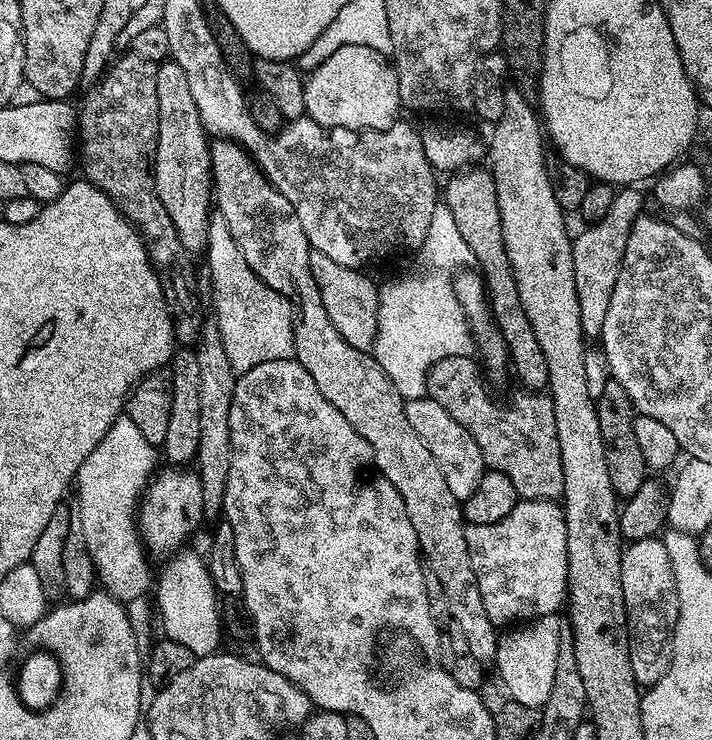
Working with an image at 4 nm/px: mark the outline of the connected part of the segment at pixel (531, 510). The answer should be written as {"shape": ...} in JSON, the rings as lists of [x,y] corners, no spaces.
{"shape":[[[520,500],[514,510],[502,518],[502,522],[468,524],[464,533],[466,546],[470,550],[470,562],[478,578],[478,590],[482,590],[482,606],[486,606],[486,614],[493,624],[503,626],[527,622],[561,611],[568,590],[568,551],[564,510],[559,503],[551,500]]]}

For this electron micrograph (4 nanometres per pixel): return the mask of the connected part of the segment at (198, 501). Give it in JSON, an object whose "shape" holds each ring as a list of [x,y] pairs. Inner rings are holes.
{"shape":[[[180,466],[165,467],[165,472],[157,471],[152,476],[150,483],[144,489],[143,495],[139,499],[138,507],[138,532],[145,541],[156,540],[156,548],[164,555],[164,558],[171,557],[185,547],[184,539],[188,532],[192,532],[200,523],[206,520],[204,507],[202,506],[202,482],[195,471],[185,470]]]}

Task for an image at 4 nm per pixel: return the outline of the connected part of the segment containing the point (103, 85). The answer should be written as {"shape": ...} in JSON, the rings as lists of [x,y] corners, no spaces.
{"shape":[[[129,51],[121,58],[117,59],[105,71],[102,79],[91,89],[92,92],[88,96],[88,101],[84,104],[84,109],[81,107],[78,112],[78,160],[84,163],[84,172],[82,172],[83,179],[87,180],[89,184],[98,186],[102,191],[112,199],[114,206],[120,211],[123,216],[130,221],[135,227],[136,231],[144,237],[148,245],[148,256],[152,259],[152,267],[160,273],[160,285],[164,291],[164,297],[168,303],[168,310],[172,314],[172,323],[174,325],[174,336],[181,345],[192,346],[199,341],[200,326],[202,323],[202,315],[200,316],[200,300],[196,297],[196,284],[192,281],[192,268],[188,265],[190,260],[190,253],[184,249],[182,242],[178,238],[178,230],[174,230],[174,221],[170,219],[170,214],[166,214],[166,206],[162,206],[162,198],[158,198],[158,190],[156,189],[156,177],[154,175],[154,161],[156,158],[156,143],[158,142],[158,90],[156,89],[156,69],[158,67],[154,62],[150,62],[146,58],[138,58],[138,54]]]}

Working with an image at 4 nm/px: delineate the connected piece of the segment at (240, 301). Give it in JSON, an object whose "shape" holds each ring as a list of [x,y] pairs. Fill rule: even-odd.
{"shape":[[[219,212],[213,213],[209,220],[208,246],[208,268],[212,278],[212,300],[214,302],[214,319],[222,336],[223,349],[226,358],[237,375],[261,365],[262,362],[291,360],[295,357],[293,326],[294,309],[287,299],[278,291],[272,291],[257,277],[250,266],[246,265],[246,258],[241,254],[241,248],[234,242],[233,235],[226,220]]]}

